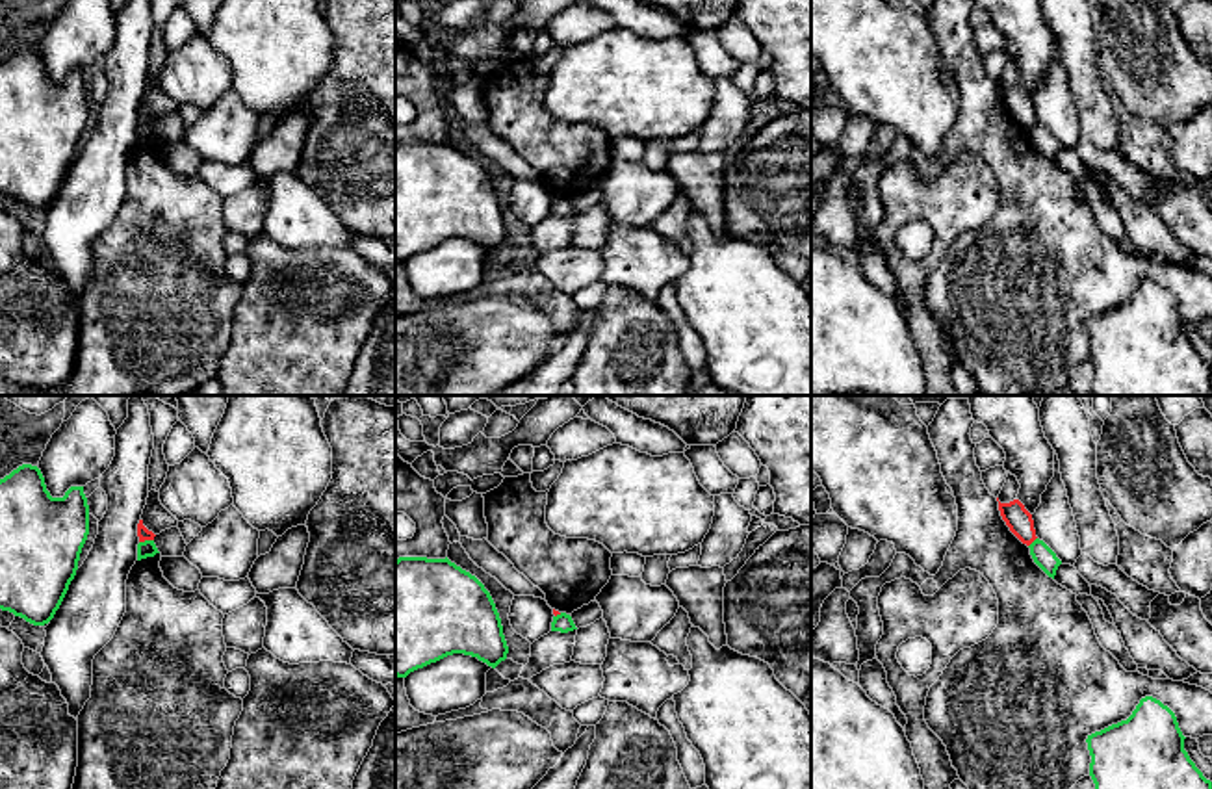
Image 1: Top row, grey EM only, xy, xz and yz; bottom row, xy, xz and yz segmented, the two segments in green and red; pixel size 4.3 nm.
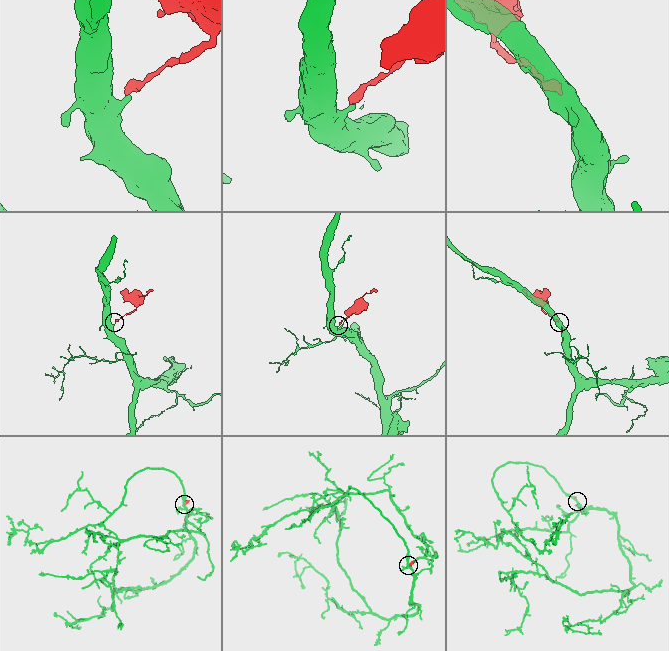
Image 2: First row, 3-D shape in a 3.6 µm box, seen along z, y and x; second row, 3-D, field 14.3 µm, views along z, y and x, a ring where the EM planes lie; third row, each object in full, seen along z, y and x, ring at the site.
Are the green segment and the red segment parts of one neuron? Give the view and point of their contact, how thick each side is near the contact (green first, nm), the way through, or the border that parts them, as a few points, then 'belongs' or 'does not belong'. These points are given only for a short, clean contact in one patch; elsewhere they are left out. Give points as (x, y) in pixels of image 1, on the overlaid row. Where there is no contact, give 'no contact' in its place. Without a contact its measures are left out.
contact xy (145, 541); calibres 70 and 60 nm; border xy (153, 539), (140, 543); does not belong

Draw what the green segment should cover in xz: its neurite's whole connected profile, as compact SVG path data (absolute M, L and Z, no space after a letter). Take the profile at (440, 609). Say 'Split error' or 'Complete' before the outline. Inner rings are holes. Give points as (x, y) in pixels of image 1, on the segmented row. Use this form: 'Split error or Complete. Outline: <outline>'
Complete. Outline: M445 559L395 561L395 676L464 653L496 668L509 646L484 585Z

